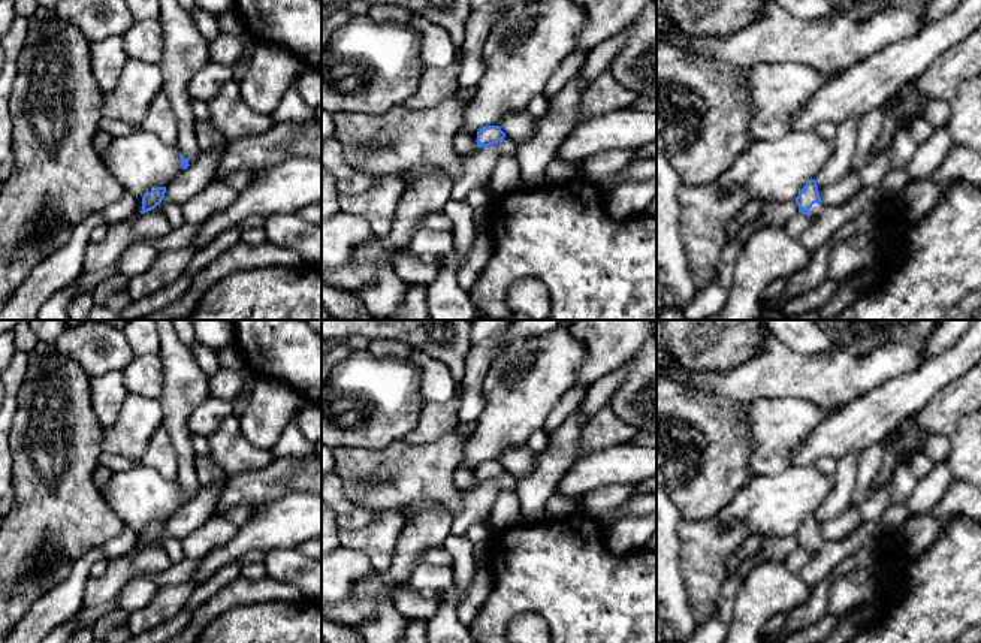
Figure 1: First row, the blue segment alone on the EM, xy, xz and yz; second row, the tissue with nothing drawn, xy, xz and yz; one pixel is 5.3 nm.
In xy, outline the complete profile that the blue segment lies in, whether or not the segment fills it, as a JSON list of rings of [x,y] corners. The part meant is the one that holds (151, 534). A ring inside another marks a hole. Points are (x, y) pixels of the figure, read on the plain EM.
[[[157,522],[138,535],[133,549],[117,559],[108,561],[106,570],[97,577],[90,577],[84,588],[84,606],[99,606],[118,595],[121,588],[133,577],[151,577],[160,586],[175,586],[191,582],[200,559],[184,559],[173,562],[169,568],[157,573],[138,571],[133,558],[145,547],[162,538],[166,522]]]

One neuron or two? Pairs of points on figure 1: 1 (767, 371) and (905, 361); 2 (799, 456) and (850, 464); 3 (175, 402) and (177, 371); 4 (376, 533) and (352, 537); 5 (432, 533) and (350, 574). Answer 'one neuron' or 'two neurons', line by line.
1: one neuron
2: two neurons
3: one neuron
4: one neuron
5: two neurons

